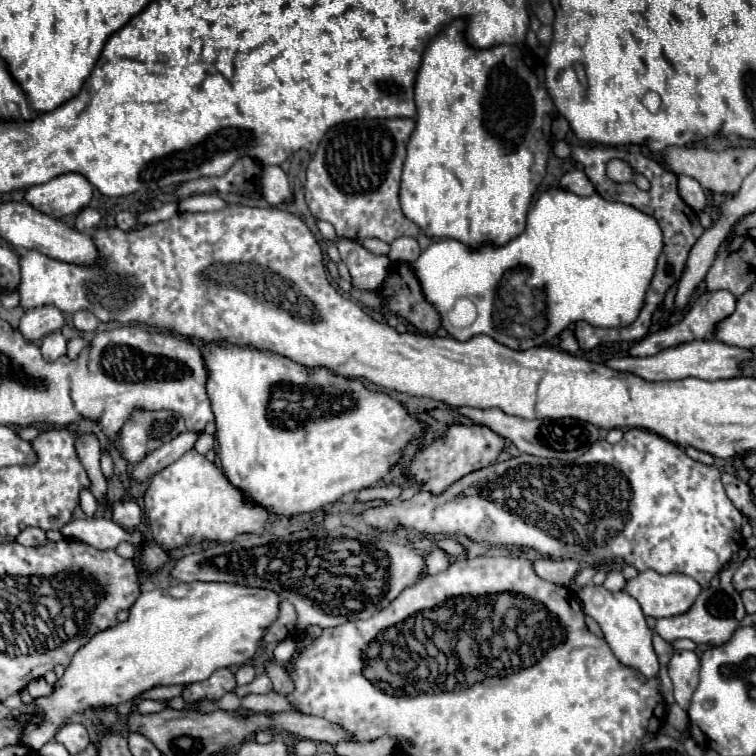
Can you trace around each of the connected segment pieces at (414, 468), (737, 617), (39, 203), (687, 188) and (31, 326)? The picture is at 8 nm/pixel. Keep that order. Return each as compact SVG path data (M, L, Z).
M452 425L444 439L434 441L428 449L422 449L416 455L416 459L410 463L408 471L412 477L416 477L418 483L424 483L422 485L424 491L438 495L444 489L448 489L454 481L458 481L460 477L464 477L476 469L492 465L496 461L496 457L502 453L502 449L504 449L504 439L488 427Z
M712 587L710 589L704 589L696 603L692 605L690 611L686 611L684 615L676 615L676 617L668 617L668 619L658 619L656 621L656 633L666 639L666 641L676 641L676 639L692 639L694 643L698 645L710 645L710 647L716 647L716 645L724 645L732 633L738 629L740 621L744 619L746 615L746 609L742 605L742 599L740 599L740 593L734 591L734 587L730 587L730 591L726 589L720 589L720 601L718 601L718 591L714 591Z
M64 173L48 183L30 187L26 201L46 215L64 217L80 213L84 207L88 207L92 201L92 191L94 189L84 175Z
M680 175L678 177L678 193L680 197L698 213L704 209L706 205L706 195L704 195L704 189L700 187L700 183L692 177L686 177L686 175Z
M54 305L26 309L20 317L20 333L28 341L38 341L48 333L54 333L66 325L66 315Z

